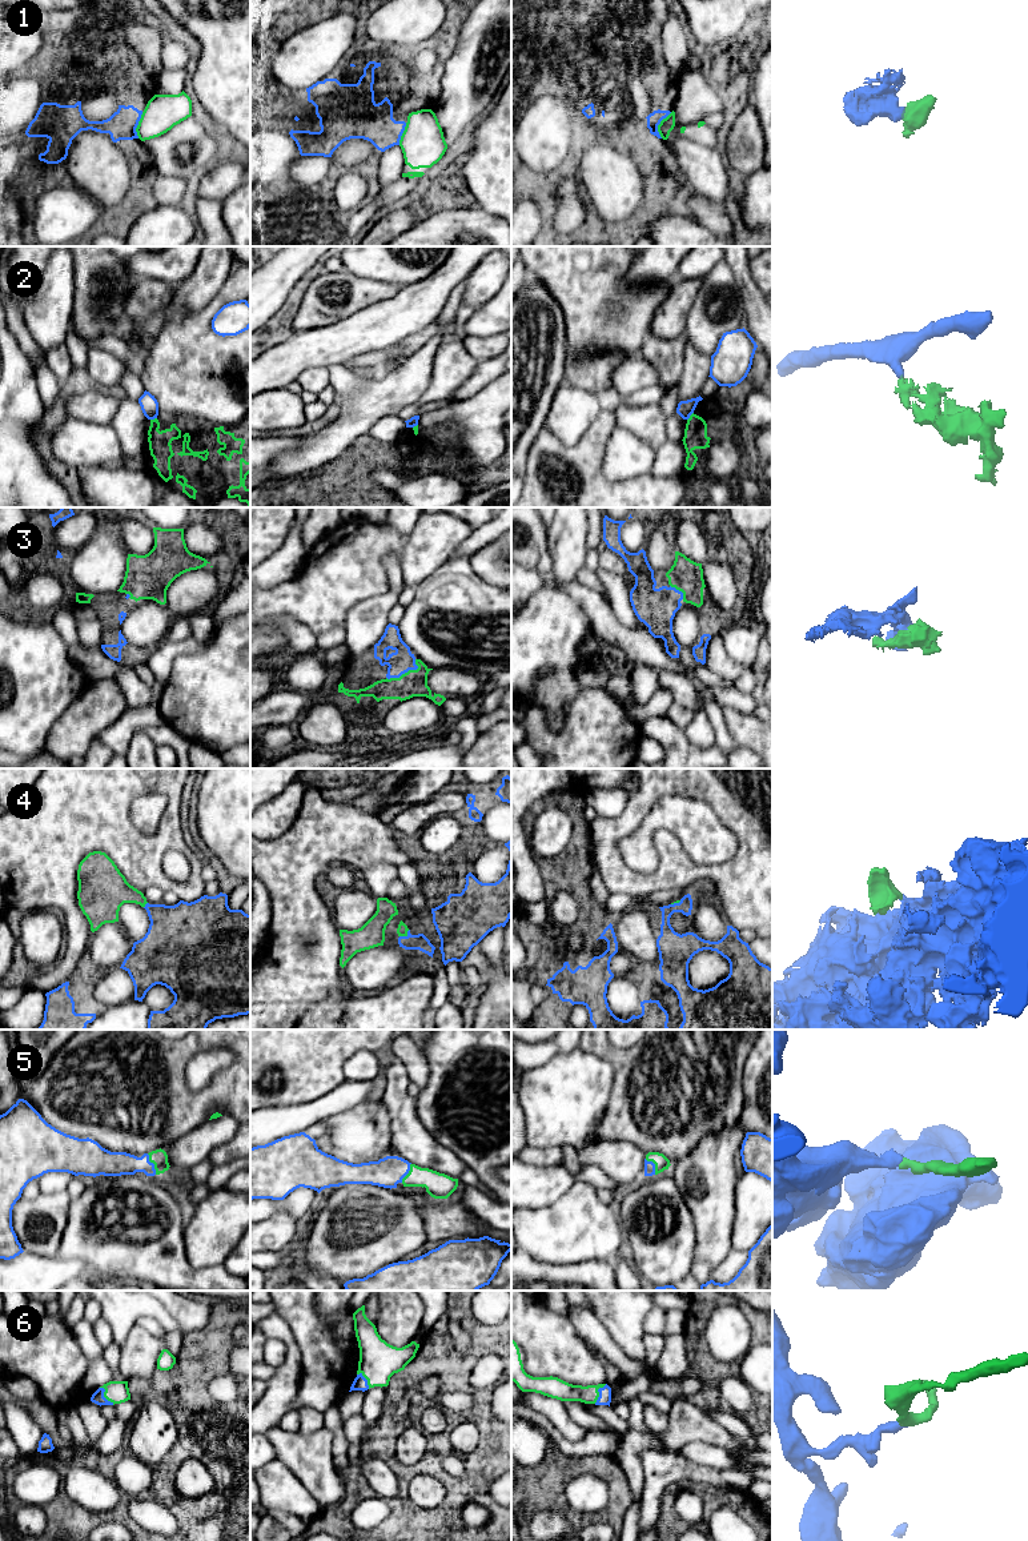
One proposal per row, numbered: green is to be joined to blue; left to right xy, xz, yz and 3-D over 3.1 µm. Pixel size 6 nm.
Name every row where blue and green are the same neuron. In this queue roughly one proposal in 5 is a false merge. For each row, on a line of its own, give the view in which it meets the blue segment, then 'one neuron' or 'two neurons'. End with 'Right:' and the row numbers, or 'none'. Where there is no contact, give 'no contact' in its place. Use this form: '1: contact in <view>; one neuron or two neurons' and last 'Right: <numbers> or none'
1: contact in yz; two neurons
2: contact in yz; two neurons
3: contact in xz; one neuron
4: contact in xz; one neuron
5: contact in xy; one neuron
6: contact in xy; one neuron
Right: 3, 4, 5, 6

